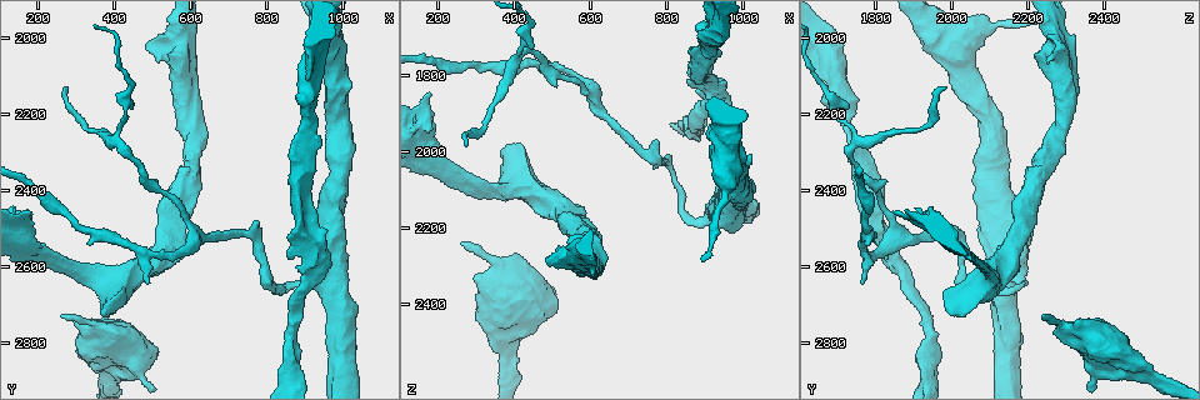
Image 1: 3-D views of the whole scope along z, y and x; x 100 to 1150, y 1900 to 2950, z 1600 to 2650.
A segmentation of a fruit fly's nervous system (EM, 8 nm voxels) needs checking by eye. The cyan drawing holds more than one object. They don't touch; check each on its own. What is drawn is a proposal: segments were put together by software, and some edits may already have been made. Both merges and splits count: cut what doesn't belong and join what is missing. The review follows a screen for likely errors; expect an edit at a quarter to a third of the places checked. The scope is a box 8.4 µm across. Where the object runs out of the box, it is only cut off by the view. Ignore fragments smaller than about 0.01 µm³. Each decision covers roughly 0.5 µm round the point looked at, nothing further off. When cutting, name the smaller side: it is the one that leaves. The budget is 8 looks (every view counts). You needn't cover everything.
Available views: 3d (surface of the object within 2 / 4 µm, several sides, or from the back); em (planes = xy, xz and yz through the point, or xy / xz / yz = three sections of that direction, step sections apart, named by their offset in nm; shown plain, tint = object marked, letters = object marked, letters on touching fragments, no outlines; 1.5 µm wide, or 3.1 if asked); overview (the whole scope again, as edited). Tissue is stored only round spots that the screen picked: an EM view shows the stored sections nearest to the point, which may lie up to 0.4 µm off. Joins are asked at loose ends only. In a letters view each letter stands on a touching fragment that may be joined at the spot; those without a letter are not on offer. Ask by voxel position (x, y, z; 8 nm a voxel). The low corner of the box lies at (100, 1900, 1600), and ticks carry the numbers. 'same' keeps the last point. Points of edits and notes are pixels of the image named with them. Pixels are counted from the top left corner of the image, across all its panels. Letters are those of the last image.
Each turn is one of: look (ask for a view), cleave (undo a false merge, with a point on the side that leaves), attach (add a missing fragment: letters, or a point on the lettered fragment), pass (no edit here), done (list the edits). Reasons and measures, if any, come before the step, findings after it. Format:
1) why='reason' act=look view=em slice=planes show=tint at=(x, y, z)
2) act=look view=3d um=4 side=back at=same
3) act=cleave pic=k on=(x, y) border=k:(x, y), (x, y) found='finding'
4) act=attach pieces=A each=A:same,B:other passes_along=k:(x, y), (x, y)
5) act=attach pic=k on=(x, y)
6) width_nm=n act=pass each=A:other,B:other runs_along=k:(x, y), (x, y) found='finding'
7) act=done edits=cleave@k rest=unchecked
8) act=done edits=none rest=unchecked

why='tapers out' act=look view=3d um=4 at=(280, 2130, 1985)

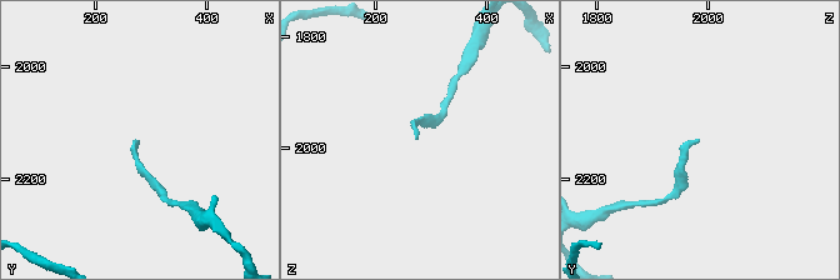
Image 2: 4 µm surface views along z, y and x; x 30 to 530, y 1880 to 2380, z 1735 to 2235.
act=look view=em slice=xz step=8 show=letters at=(275, 2135, 1980)

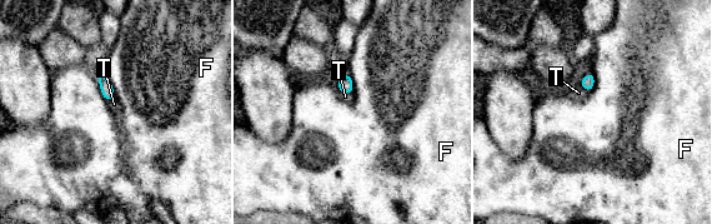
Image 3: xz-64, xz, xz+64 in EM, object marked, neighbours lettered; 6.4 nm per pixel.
why='another direction' act=look view=em slice=planes show=letters at=same

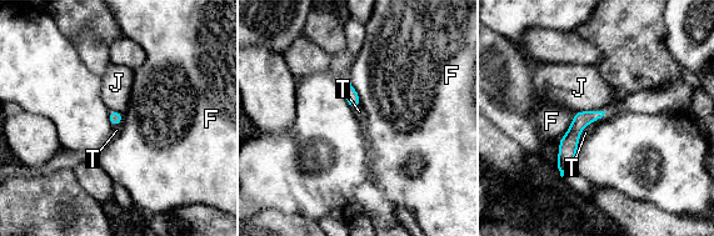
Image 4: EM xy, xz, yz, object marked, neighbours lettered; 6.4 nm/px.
longest_contact=F:220nm act=pass each=F:other,J:other,T:other runs_along=4:(599, 114), (574, 130), (562, 169) found='none of them fits'

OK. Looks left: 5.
act=look view=em slice=xy step=4 show=tint at=(905, 2305, 1755)

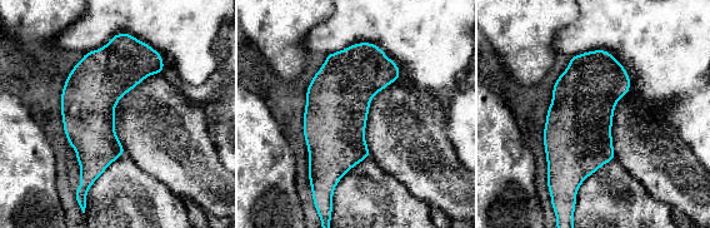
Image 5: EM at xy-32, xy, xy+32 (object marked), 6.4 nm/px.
why='another direction' act=look view=em slice=planes show=tint at=same

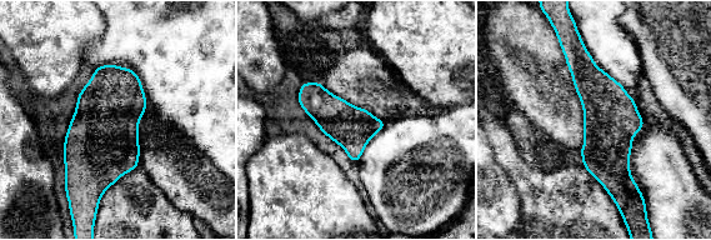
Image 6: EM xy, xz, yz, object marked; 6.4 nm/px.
why='what lies round it' act=look view=em slice=planes show=letters at=same

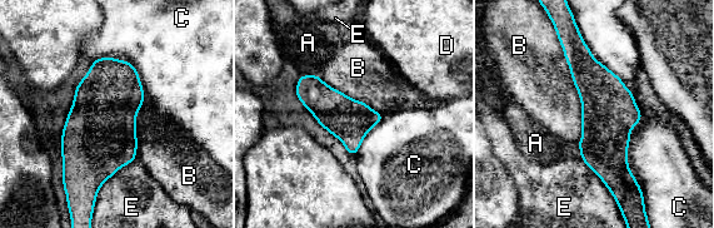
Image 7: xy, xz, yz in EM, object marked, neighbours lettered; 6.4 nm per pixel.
width_nm=280 act=pass each=A:other,B:other,C:other,D:other,E:other runs_along=7:(572, 26), (600, 90), (600, 173) found='all the same neuron'

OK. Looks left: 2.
act=done edits=none rest=unchecked

